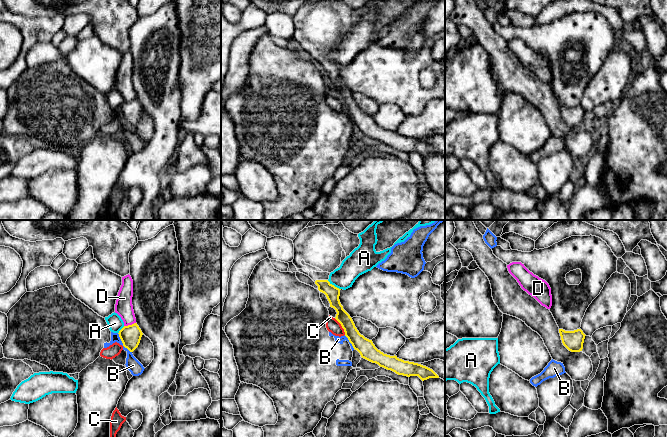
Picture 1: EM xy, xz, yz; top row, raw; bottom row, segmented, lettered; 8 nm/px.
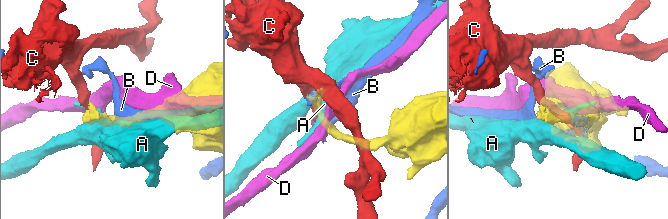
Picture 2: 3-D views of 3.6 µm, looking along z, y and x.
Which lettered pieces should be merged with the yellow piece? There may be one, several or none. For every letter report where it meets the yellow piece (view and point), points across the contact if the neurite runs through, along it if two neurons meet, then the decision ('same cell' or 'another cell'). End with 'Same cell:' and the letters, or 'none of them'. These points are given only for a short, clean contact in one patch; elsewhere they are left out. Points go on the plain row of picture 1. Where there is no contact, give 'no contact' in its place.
A: xz (333, 61) | another cell
B: xy (122, 118) | along xy (117, 109), (122, 120), (131, 128) | another cell
C: xz (341, 101) | along xz (334, 94), (340, 100), (345, 110) | another cell
D: xy (129, 101) | along xy (135, 98), (124, 102) | another cell
Same cell: none of them

